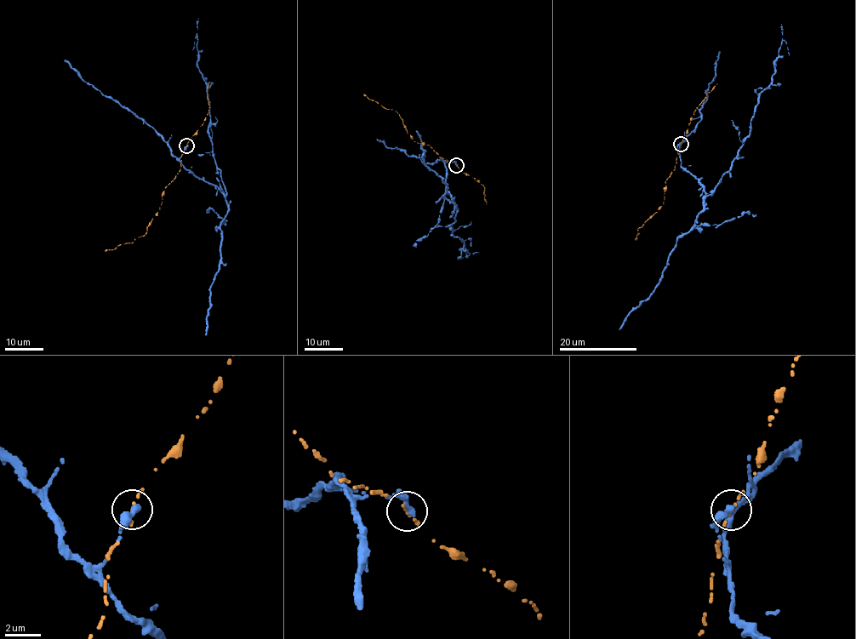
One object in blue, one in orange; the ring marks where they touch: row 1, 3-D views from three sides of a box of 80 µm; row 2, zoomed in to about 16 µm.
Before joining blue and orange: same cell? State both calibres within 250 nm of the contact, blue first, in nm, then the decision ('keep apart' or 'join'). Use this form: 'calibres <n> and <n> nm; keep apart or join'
calibres 380 and 140 nm; keep apart

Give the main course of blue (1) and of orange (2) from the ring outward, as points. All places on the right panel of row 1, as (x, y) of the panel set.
1: (681, 143), (683, 168), (698, 179), (707, 196), (729, 170), (748, 134), (757, 99), (775, 71), (781, 24)
2: (681, 144), (675, 166), (665, 183), (664, 203), (637, 228), (635, 239)

